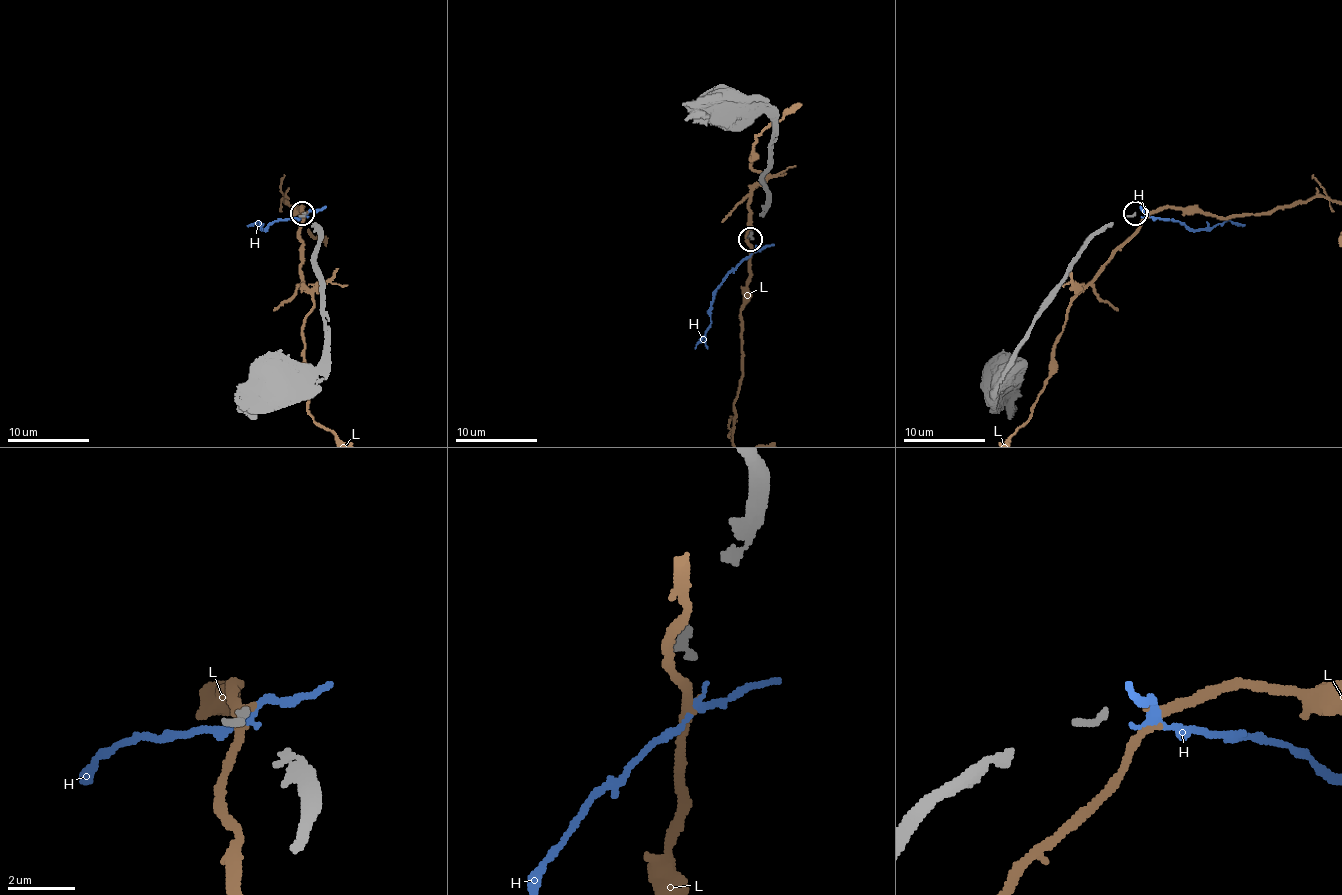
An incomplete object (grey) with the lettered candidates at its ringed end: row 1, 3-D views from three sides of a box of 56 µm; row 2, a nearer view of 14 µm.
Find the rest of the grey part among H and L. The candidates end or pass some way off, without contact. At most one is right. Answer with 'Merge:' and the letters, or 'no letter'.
Merge: no letter

